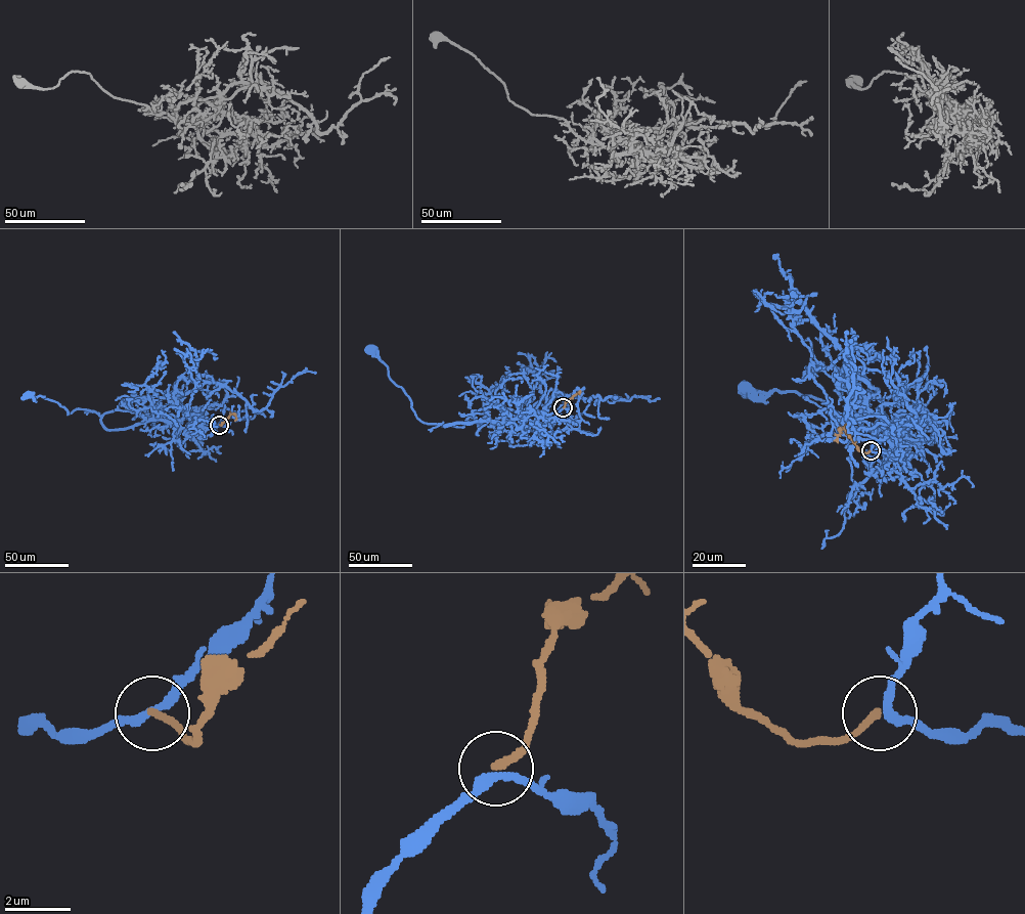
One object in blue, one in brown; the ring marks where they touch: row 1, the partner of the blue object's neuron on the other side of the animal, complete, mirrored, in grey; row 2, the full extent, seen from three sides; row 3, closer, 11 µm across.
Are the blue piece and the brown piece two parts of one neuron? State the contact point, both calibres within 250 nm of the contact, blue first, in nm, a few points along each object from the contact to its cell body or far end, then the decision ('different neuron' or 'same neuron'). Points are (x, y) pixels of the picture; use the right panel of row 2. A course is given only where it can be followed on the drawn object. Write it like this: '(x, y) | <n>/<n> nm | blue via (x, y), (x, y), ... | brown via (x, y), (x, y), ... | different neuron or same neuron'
(871, 450) | 260/220 nm | blue via (871, 450), (891, 460), (882, 430), (903, 462), (904, 420), (865, 429), (812, 396), (747, 388) | brown via (870, 450), (866, 453), (859, 450), (844, 429), (840, 429), (838, 442) | different neuron

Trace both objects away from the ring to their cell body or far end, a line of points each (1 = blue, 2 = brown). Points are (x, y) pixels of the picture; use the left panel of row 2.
1: (219, 424), (204, 428), (199, 418), (187, 415), (107, 430), (94, 411), (68, 414), (57, 402), (28, 395)
2: (219, 424), (230, 414), (235, 416), (234, 421)

